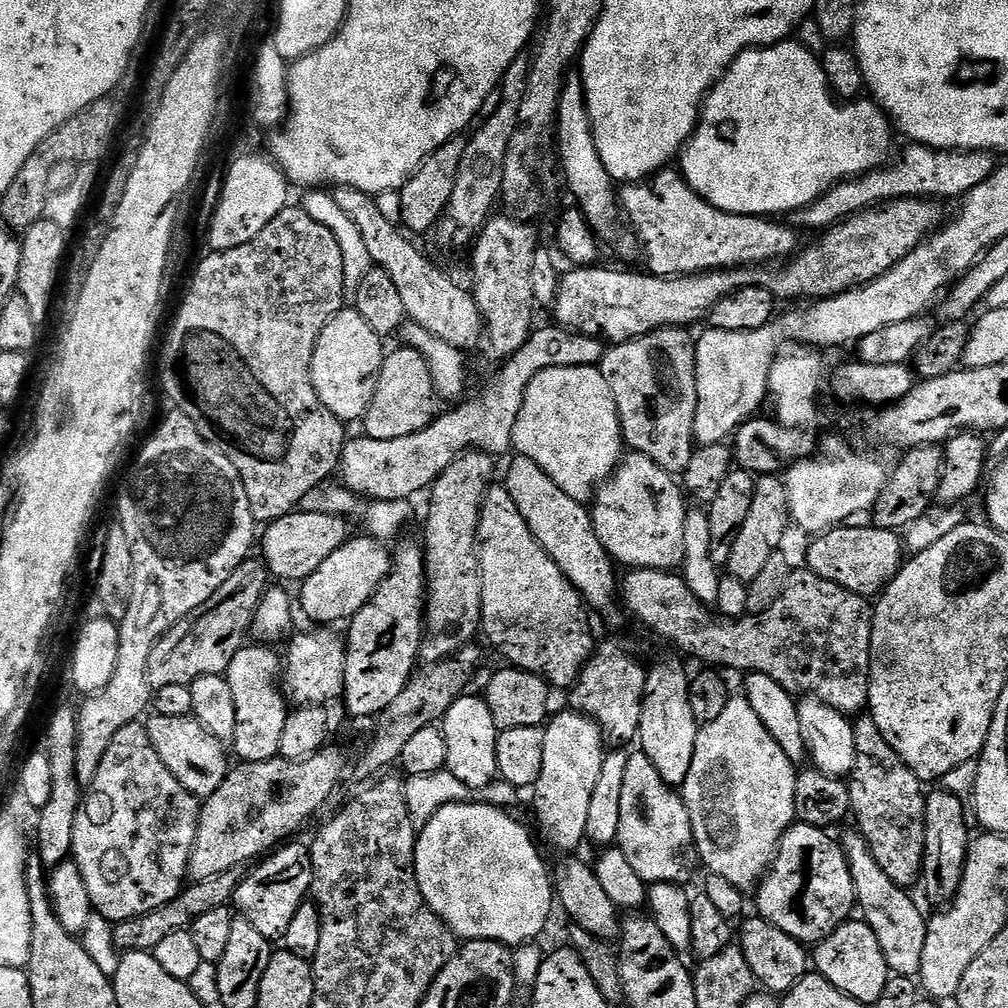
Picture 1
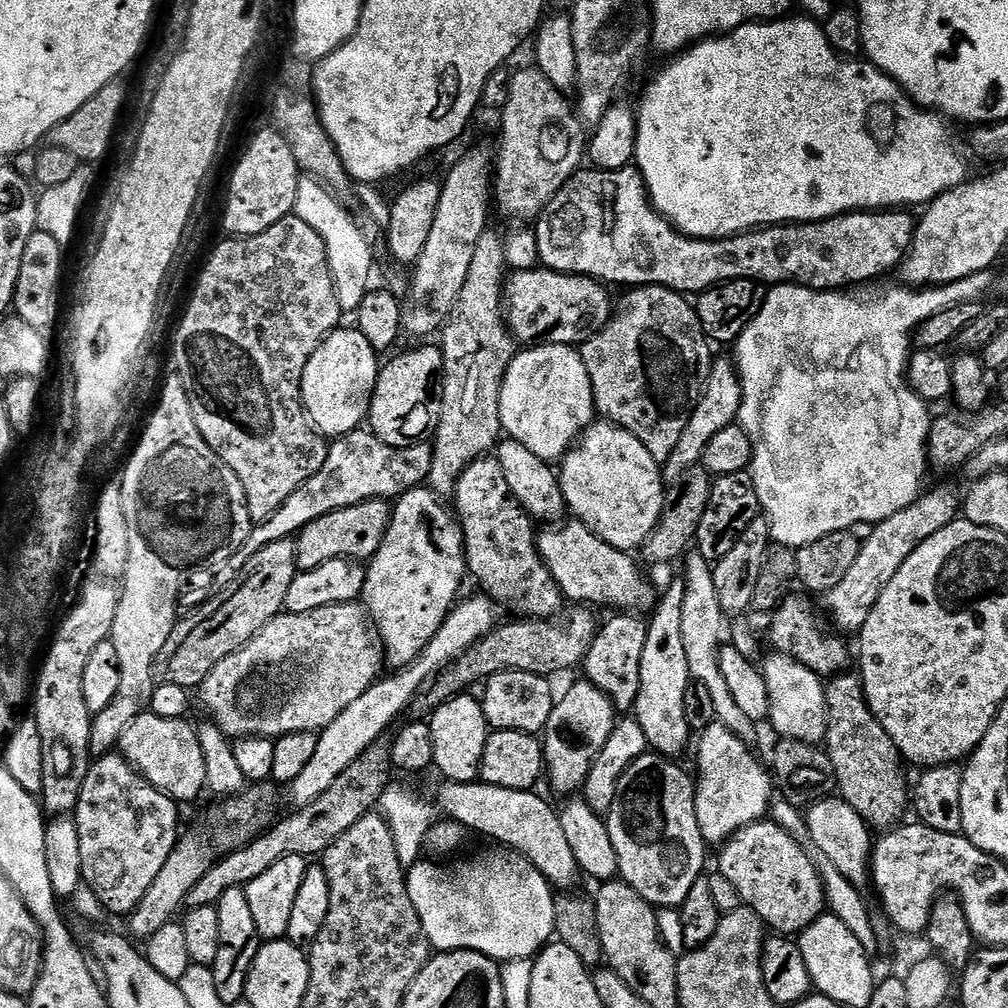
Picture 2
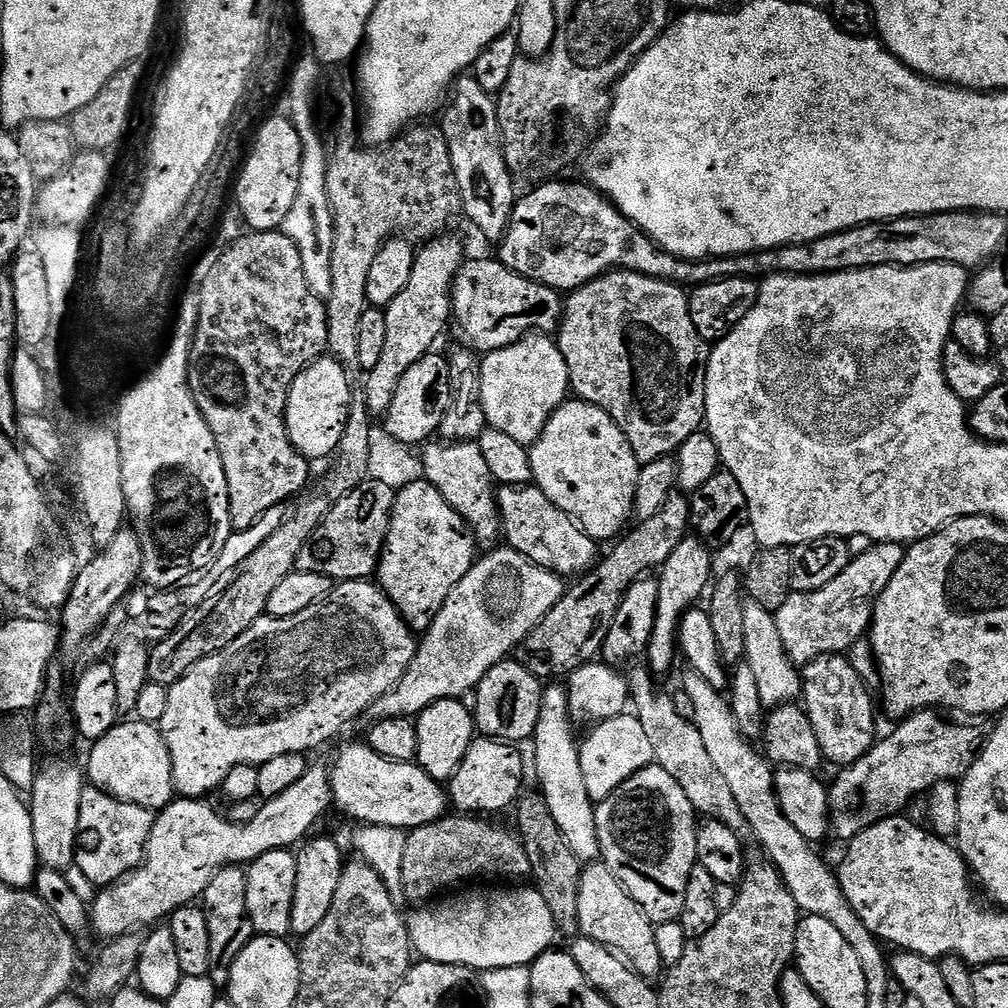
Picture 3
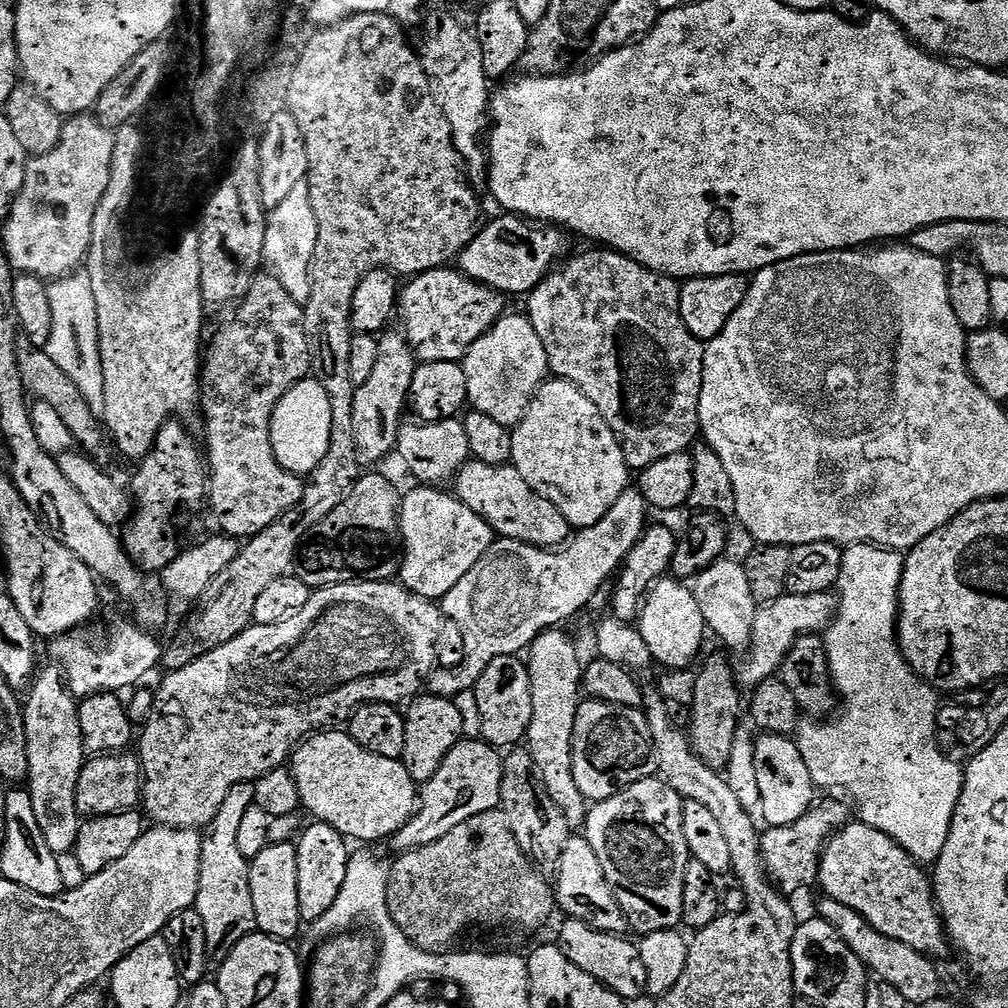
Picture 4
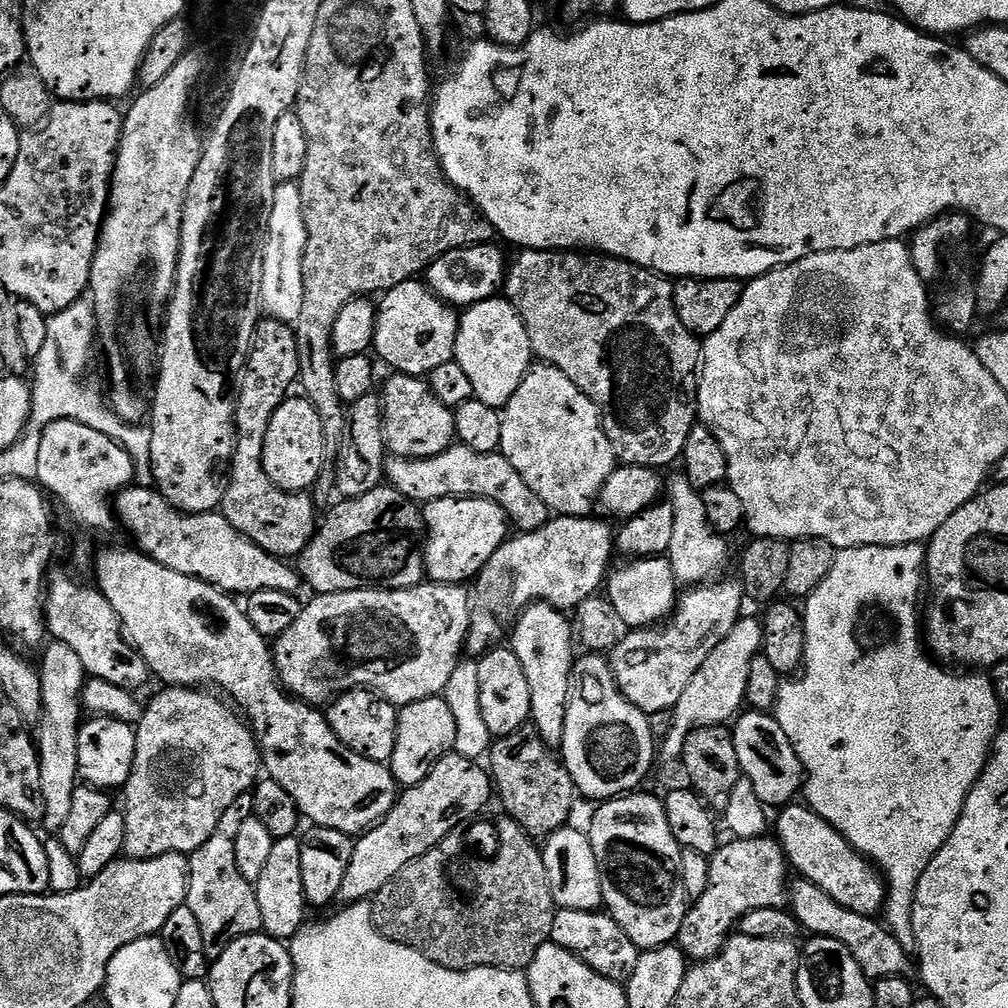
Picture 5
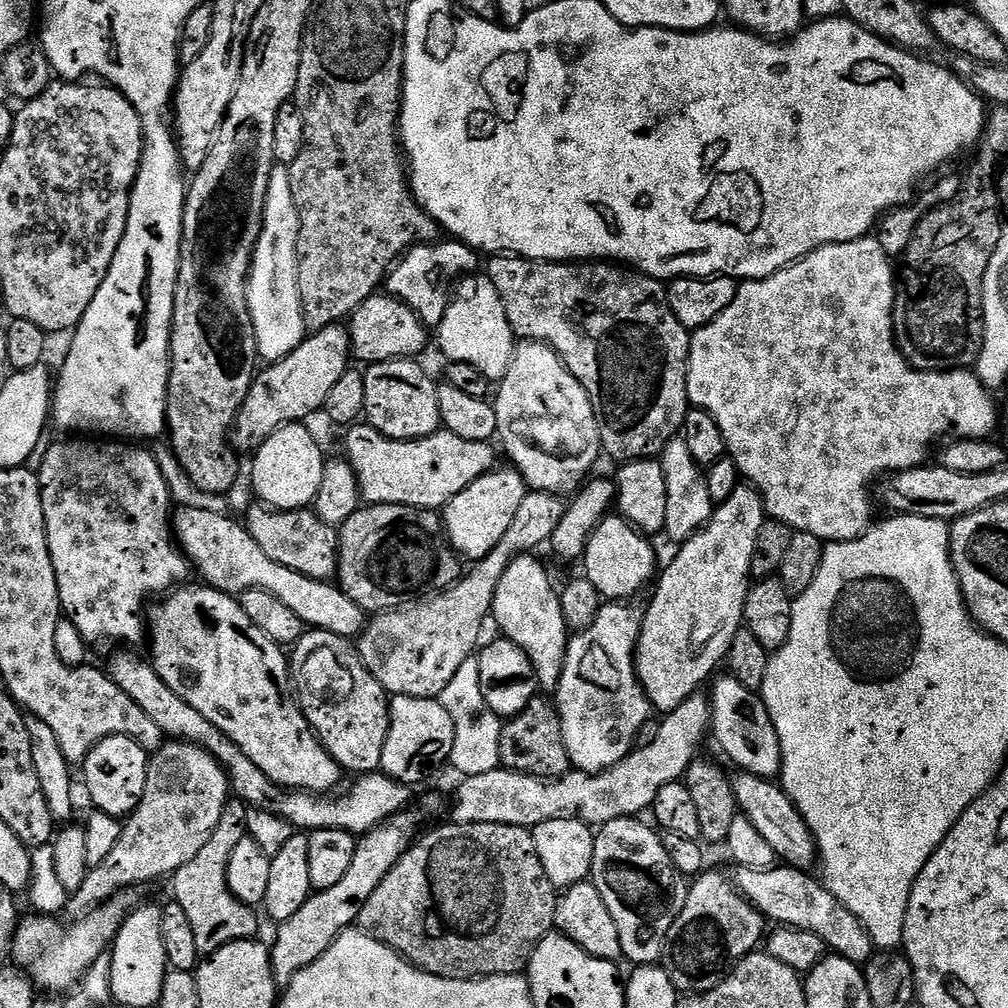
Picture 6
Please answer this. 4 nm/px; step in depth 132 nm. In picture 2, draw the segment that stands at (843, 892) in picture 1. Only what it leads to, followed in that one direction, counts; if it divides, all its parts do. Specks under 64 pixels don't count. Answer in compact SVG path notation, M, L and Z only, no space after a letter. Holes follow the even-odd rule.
M757 822L746 826L741 832L735 832L719 849L719 875L725 876L734 890L738 890L741 905L752 908L754 914L758 914L758 918L762 918L773 933L789 938L806 931L826 912L824 879L820 876L820 868L808 857L809 849L804 849L800 844L803 843L797 837L779 828L775 822Z

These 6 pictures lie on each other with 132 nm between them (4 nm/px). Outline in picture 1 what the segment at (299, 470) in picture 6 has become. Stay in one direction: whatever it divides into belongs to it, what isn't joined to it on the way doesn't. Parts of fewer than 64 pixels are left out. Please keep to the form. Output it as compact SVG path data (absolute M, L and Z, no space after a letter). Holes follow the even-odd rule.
M355 307L341 308L338 315L326 322L314 346L312 381L322 406L330 414L345 422L359 421L363 417L376 389L376 375L384 365L384 344L382 337L374 334L370 322L366 322L366 318L362 318L362 314L358 314Z

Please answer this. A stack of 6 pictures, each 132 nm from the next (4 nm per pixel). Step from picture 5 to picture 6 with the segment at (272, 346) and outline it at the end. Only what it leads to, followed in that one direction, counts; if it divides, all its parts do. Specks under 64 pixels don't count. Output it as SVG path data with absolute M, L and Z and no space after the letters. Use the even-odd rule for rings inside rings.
M259 502L253 505L248 512L246 527L254 542L262 546L266 558L274 558L274 562L315 580L331 581L337 575L340 538L333 525L308 508L277 512Z

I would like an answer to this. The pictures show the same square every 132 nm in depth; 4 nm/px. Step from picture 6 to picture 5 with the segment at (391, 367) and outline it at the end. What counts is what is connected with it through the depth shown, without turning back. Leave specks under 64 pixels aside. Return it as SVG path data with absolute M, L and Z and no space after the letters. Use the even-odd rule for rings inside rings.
M389 375L384 384L384 447L392 456L407 460L434 458L451 448L456 440L456 414L434 394L427 379L419 376Z

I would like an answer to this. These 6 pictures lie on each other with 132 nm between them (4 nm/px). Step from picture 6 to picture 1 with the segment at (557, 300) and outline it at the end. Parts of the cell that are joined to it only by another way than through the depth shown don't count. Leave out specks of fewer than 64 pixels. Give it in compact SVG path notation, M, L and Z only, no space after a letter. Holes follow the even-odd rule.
M688 328L654 330L624 344L611 345L598 365L602 378L606 378L610 394L614 396L625 445L673 474L682 474L686 466L690 466L694 451L694 414L698 406L698 393L695 382L696 340L690 333Z

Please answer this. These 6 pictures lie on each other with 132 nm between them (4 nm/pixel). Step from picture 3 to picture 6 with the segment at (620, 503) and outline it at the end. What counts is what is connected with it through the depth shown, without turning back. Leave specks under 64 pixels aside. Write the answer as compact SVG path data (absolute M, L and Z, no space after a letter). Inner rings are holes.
M524 342L517 347L510 370L503 380L499 381L498 388L500 393L497 394L496 400L494 396L498 440L504 443L509 458L513 460L511 463L515 471L523 476L525 485L531 491L553 492L561 498L567 497L567 492L575 493L593 475L592 467L602 460L596 411L578 378L570 374L562 358L550 345Z

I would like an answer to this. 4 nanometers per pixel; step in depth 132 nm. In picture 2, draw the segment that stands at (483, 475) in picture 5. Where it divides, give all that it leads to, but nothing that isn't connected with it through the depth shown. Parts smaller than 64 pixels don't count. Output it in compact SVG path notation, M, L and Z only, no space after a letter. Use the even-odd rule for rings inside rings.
M575 518L561 523L559 526L548 526L545 528L548 529L536 536L536 549L540 552L540 557L546 566L546 570L550 570L554 582L560 587L560 593L564 595L565 601L575 602L580 606L597 606L596 604L601 604L604 608L612 608L608 610L619 610L624 614L648 614L656 607L658 588L655 588L640 573L639 566L632 561L633 557L629 553L610 546L605 540L595 536L585 524L581 524Z

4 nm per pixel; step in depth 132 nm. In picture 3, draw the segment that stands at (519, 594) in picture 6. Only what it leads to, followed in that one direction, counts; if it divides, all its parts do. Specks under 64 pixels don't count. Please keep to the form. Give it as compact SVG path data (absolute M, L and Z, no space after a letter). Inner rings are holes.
M560 682L549 683L542 694L538 726L530 741L532 756L536 759L536 780L540 783L539 791L546 806L550 806L550 814L554 814L558 830L562 830L562 838L566 838L566 846L574 850L580 861L596 862L600 860L596 804L590 798L586 781L582 778L578 735L572 727L574 721L568 705L567 687Z

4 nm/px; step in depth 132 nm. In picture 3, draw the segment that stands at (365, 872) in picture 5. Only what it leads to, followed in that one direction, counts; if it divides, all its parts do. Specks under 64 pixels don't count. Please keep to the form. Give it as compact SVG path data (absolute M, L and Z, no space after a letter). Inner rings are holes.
M477 735L462 766L447 781L446 791L451 807L460 814L496 814L503 808L511 809L522 795L524 784L524 760L515 743L494 740L491 736Z

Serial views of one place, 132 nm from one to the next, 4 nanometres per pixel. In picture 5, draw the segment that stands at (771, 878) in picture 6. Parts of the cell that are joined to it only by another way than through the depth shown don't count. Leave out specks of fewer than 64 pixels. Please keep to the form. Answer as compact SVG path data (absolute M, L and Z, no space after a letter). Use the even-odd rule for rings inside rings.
M796 878L790 884L790 912L793 917L800 919L802 927L812 936L834 938L834 942L842 942L850 954L854 954L854 962L862 966L862 974L875 982L891 976L907 977L908 971L913 971L913 957L894 938L891 932L879 919L862 914L854 914L854 910L846 910L846 906L838 906L826 890L814 886L814 882Z

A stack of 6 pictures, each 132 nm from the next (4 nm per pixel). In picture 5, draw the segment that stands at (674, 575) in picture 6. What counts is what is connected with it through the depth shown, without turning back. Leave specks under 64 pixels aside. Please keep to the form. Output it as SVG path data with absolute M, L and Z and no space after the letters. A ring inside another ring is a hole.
M739 579L723 580L689 587L685 591L688 593L679 597L676 611L667 623L663 626L629 631L620 639L618 646L612 649L610 663L616 685L621 694L635 708L642 710L645 716L650 717L659 711L675 708L678 698L682 698L683 692L686 691L686 686L690 686L690 678L698 674L698 666L702 666L702 662L710 658L710 650L714 650L714 646L718 646L718 642L726 638L726 634L730 634L730 630L734 630L734 626L742 619L740 607L746 604L743 587Z

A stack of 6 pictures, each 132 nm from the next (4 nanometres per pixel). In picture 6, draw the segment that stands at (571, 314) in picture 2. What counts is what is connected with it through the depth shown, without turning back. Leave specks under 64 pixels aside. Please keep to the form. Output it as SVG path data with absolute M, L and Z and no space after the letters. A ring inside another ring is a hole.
M377 294L362 302L362 306L353 310L350 317L352 354L364 366L381 364L387 360L410 360L419 357L419 352L428 344L430 332L424 327L418 314L401 300L383 295Z

